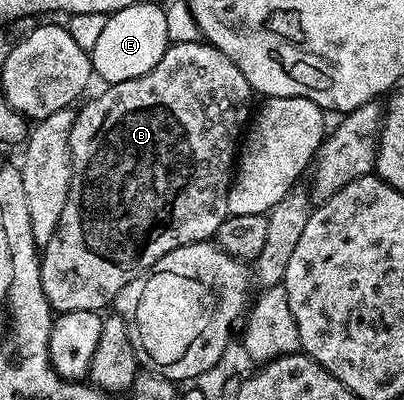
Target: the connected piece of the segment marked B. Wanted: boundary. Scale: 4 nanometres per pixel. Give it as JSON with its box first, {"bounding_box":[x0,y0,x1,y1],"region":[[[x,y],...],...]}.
{"bounding_box":[39,40,253,314],"region":[[[203,40],[171,42],[165,56],[161,56],[157,68],[145,72],[145,76],[140,78],[113,82],[103,89],[107,90],[101,91],[92,102],[84,101],[82,103],[83,111],[80,109],[75,115],[75,123],[69,132],[69,148],[71,149],[69,196],[65,200],[65,208],[61,208],[61,220],[53,236],[41,250],[39,264],[41,288],[49,300],[52,311],[59,314],[85,312],[86,310],[106,311],[114,303],[121,288],[125,288],[125,284],[135,282],[144,272],[150,271],[155,262],[161,260],[161,256],[182,246],[188,246],[194,242],[205,242],[216,237],[219,226],[228,217],[227,192],[231,188],[233,167],[237,162],[237,147],[240,145],[238,144],[239,126],[246,127],[249,115],[252,113],[253,91],[249,80],[245,80],[241,68],[237,68],[237,64],[233,64],[233,60],[225,56],[225,52],[221,52]]]}

